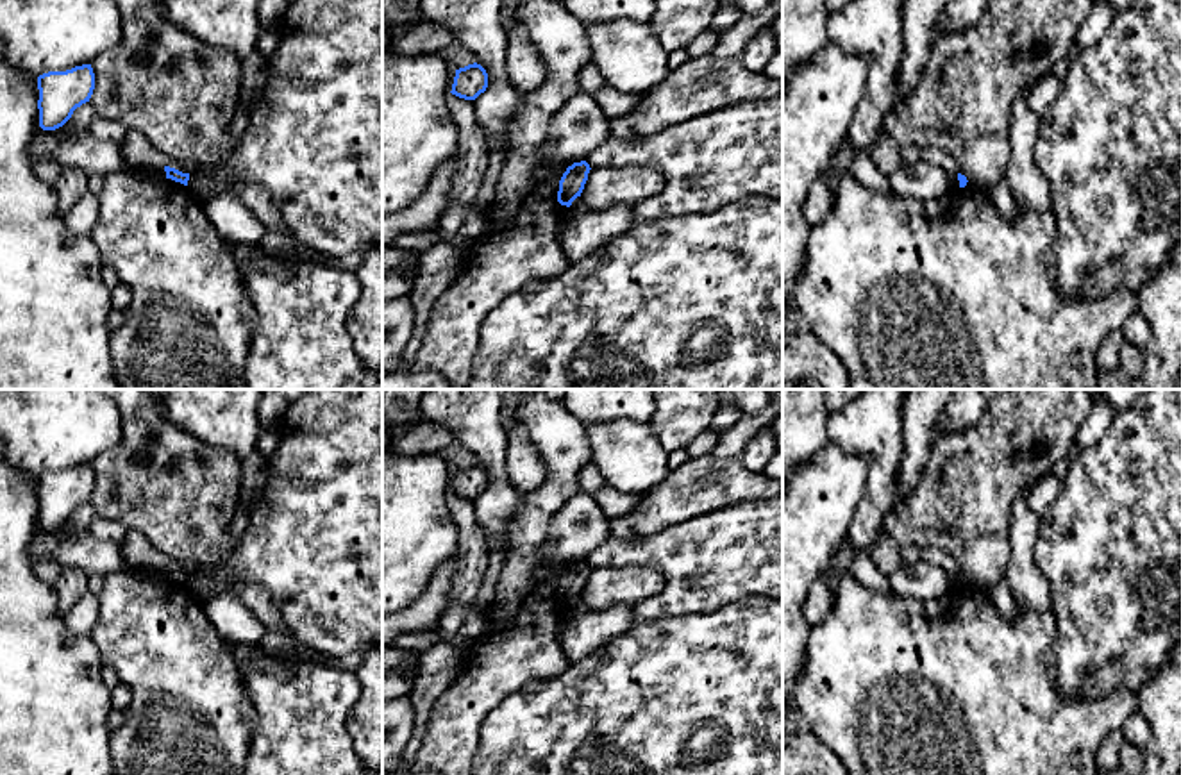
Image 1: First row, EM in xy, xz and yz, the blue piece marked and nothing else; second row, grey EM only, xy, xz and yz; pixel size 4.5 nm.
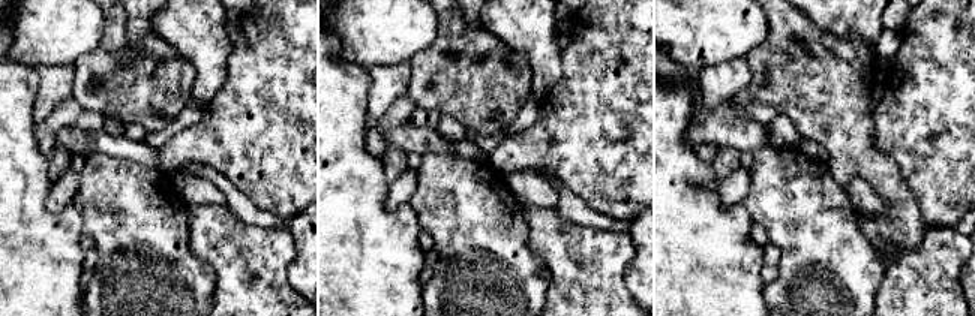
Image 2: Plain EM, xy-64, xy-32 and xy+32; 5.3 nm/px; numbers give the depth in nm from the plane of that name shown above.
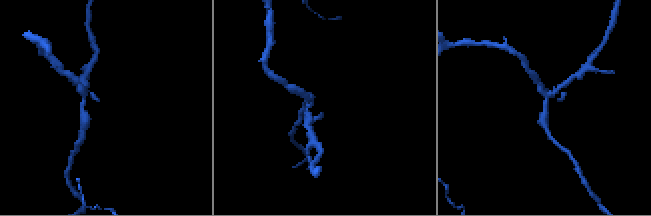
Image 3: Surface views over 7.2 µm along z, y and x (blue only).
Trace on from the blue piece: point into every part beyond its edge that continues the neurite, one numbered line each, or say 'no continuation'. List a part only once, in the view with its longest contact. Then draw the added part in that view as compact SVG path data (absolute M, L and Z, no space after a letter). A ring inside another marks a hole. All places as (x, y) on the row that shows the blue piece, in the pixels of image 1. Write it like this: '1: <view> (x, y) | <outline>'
no continuation

